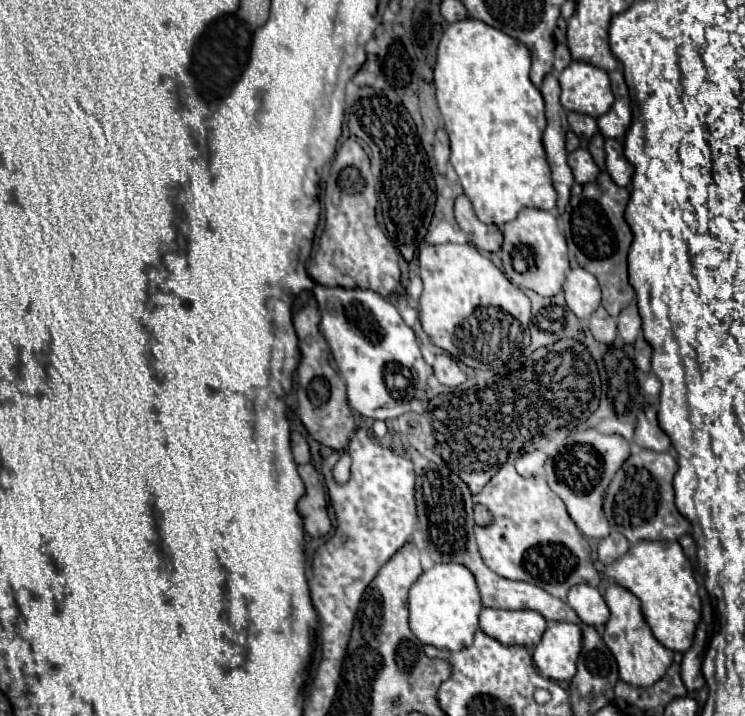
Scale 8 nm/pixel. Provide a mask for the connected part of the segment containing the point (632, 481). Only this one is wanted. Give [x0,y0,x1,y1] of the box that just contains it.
[605,450,689,544]

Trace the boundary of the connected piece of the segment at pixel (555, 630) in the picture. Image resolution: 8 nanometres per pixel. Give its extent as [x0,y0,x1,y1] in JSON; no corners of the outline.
[533,622,581,682]

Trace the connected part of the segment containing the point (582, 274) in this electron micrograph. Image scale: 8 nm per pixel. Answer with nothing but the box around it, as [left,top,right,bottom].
[565,266,601,318]

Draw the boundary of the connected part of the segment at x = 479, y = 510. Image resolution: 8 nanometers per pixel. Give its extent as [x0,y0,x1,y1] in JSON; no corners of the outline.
[475,504,493,526]

